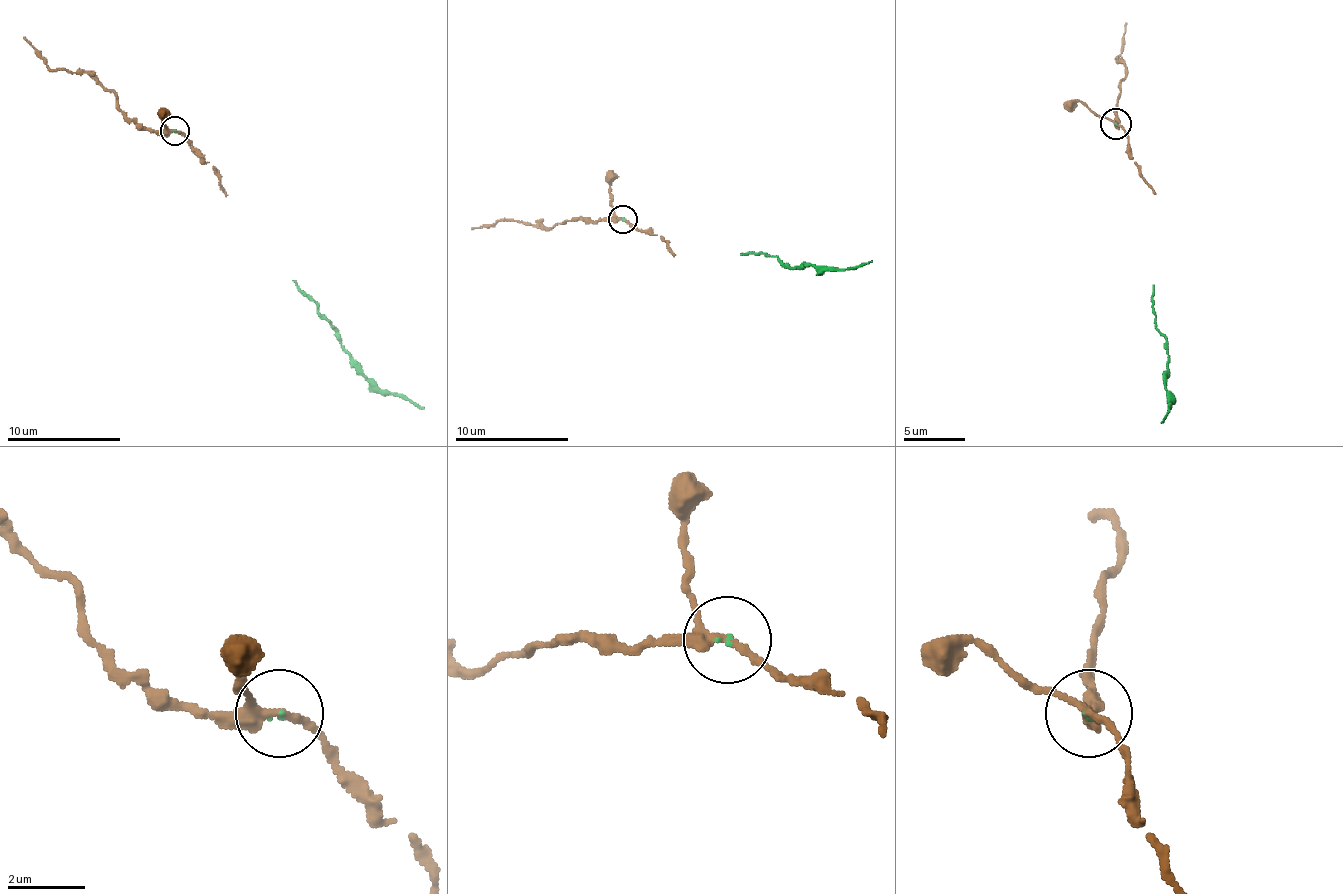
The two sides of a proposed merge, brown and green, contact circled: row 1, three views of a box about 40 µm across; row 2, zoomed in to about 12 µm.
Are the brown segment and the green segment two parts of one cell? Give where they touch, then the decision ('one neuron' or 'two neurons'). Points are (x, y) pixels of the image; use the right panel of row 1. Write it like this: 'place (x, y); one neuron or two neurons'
place (1116, 124); one neuron

